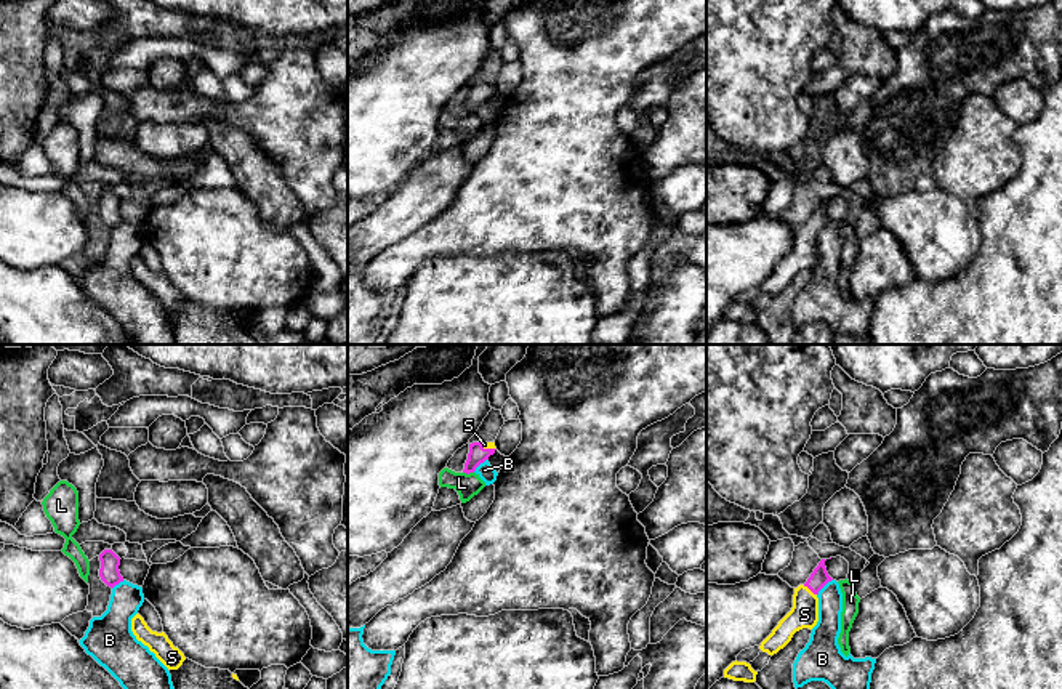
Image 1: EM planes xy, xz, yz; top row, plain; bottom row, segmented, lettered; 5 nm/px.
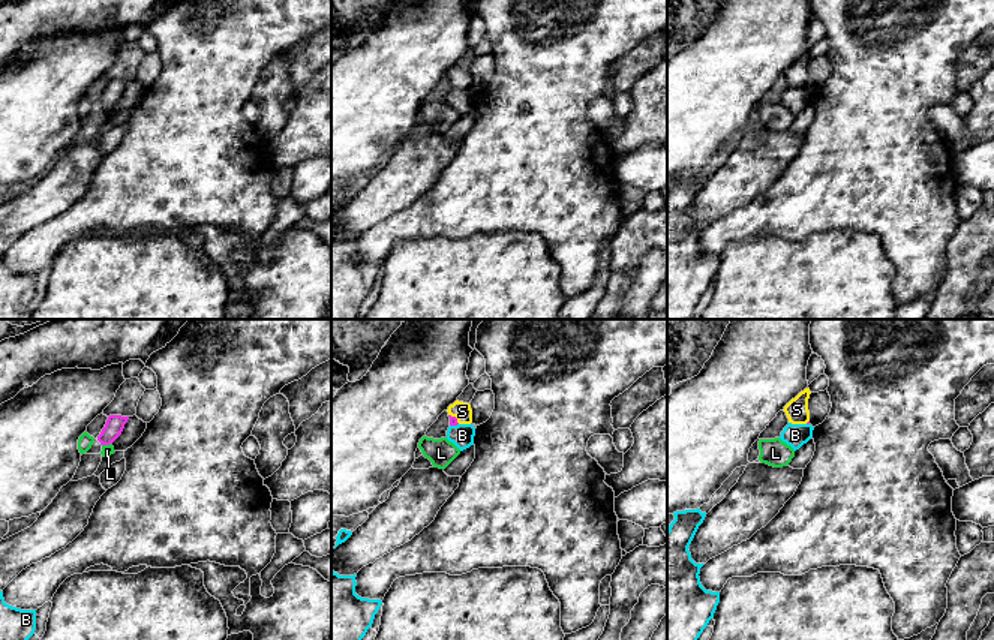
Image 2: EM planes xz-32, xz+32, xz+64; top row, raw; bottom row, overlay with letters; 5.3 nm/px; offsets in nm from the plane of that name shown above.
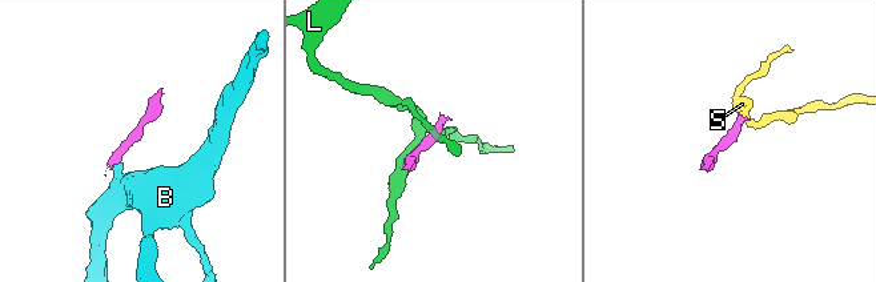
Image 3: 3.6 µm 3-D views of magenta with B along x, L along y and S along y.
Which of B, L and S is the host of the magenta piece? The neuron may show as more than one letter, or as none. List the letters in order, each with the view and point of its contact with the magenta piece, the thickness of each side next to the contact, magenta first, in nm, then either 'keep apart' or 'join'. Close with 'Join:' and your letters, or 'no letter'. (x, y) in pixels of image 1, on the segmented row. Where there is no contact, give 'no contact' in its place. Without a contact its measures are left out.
B: yz (824, 585) | 90/140 nm | keep apart
L: xz (468, 473) | 90/120 nm | keep apart
S: yz (809, 588) | 90/140 nm | join
Join: S

